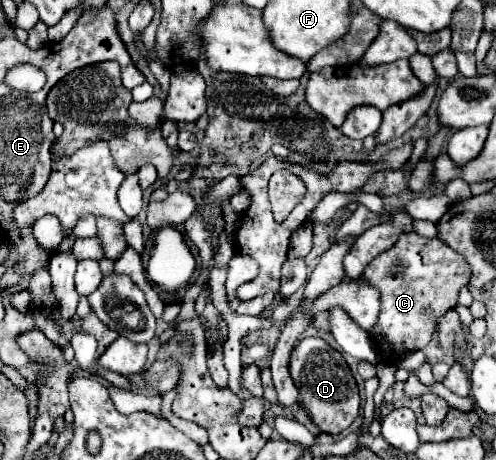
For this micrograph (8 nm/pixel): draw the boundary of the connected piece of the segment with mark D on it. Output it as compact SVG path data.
M307 337L295 347L291 355L291 377L299 389L299 401L309 413L311 421L329 435L339 435L349 429L349 425L359 415L359 391L355 377L345 363L343 355L335 351L329 343L319 337Z

